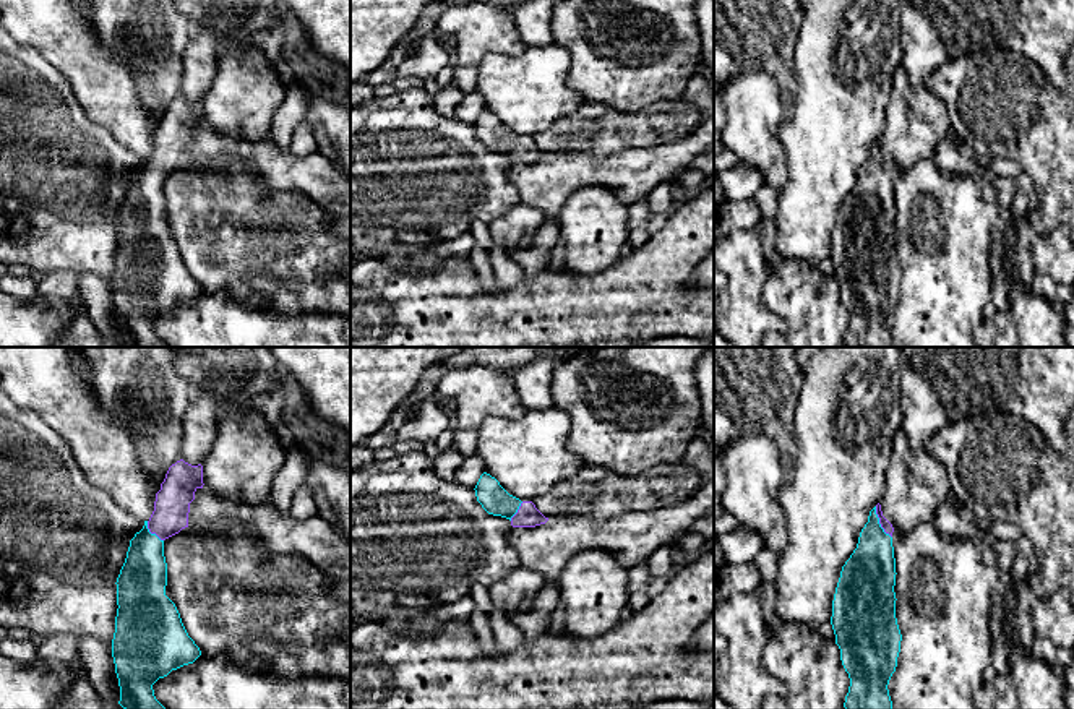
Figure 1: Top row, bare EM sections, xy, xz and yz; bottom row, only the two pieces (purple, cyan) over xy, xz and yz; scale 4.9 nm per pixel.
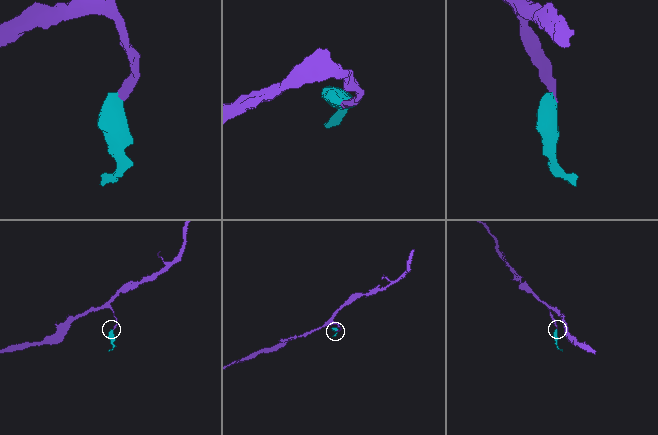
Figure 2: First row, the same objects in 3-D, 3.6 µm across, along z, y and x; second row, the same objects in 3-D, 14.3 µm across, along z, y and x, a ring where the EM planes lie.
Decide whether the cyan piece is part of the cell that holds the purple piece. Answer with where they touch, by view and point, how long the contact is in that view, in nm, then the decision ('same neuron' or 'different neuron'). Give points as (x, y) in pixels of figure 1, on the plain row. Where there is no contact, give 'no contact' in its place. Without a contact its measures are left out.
yz (880, 159) | 180 nm | same neuron

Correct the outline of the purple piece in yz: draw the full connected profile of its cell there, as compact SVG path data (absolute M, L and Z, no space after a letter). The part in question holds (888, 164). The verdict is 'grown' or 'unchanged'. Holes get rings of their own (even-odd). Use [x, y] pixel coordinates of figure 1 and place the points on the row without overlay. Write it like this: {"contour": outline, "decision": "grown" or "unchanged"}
{"contour": "M878 140L836 224L831 261L850 315L845 347L892 347L887 321L902 277L896 255L892 169Z", "decision": "grown"}

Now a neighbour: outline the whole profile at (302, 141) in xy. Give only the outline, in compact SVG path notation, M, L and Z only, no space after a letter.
M307 120L299 123L290 136L289 153L295 156L310 156L318 153L318 144L315 141L315 135Z

